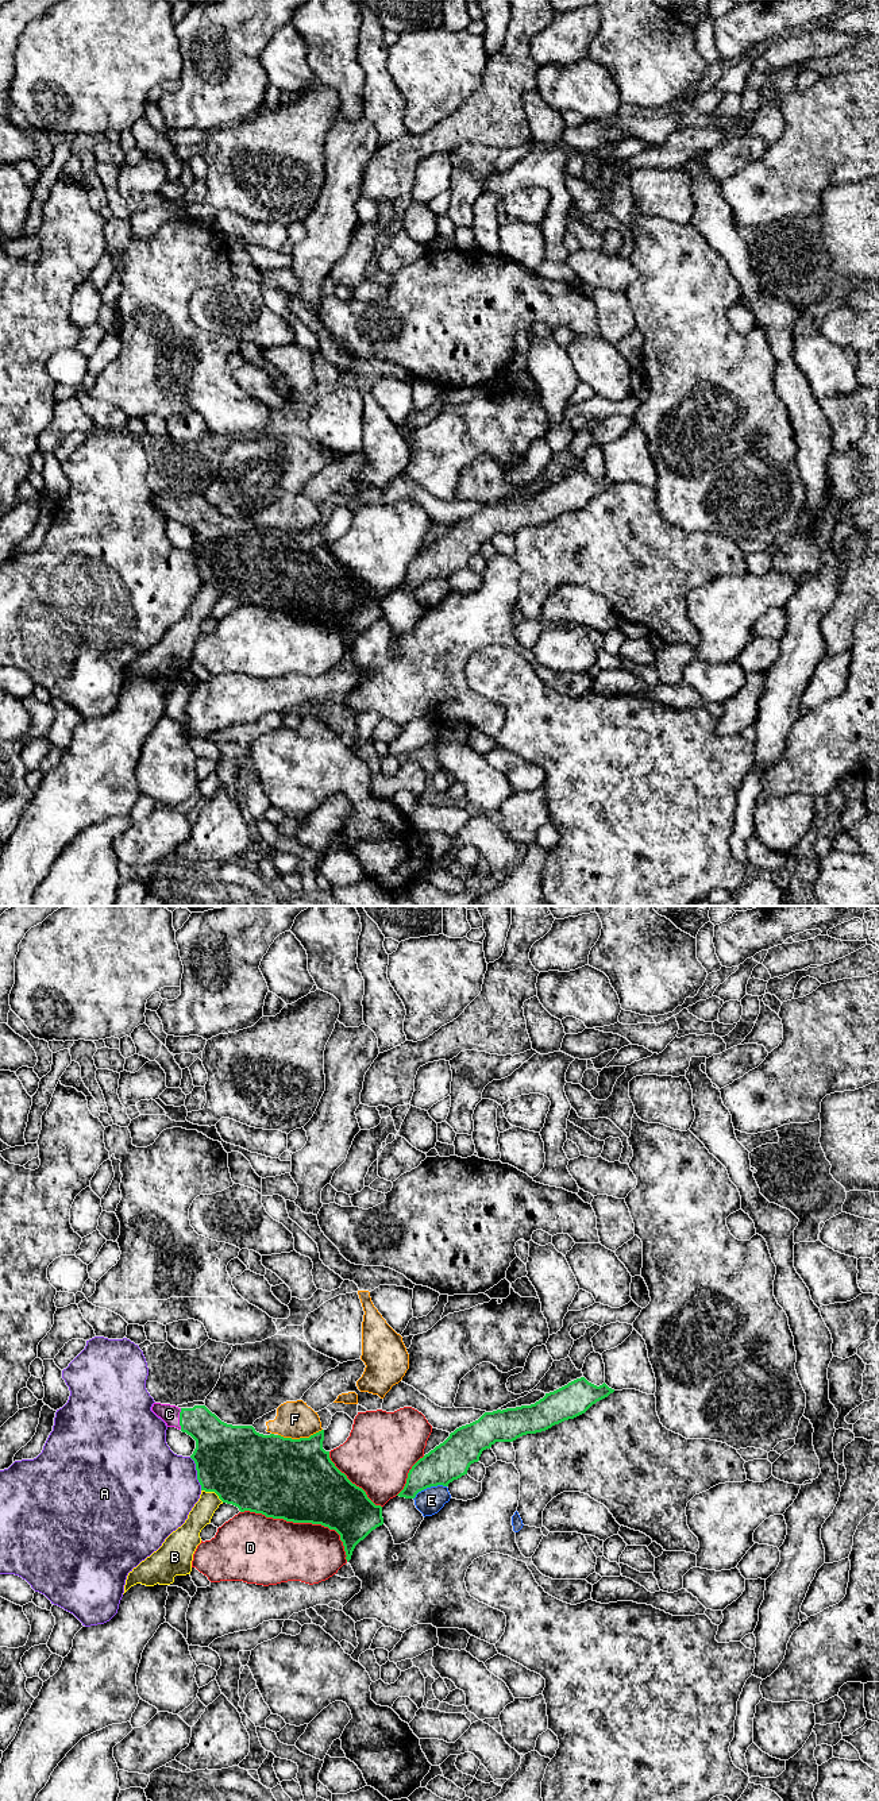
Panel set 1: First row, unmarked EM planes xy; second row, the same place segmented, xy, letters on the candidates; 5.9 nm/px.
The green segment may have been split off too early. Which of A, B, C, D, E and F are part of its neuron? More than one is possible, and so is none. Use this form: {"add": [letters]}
{"add": ["C"]}

